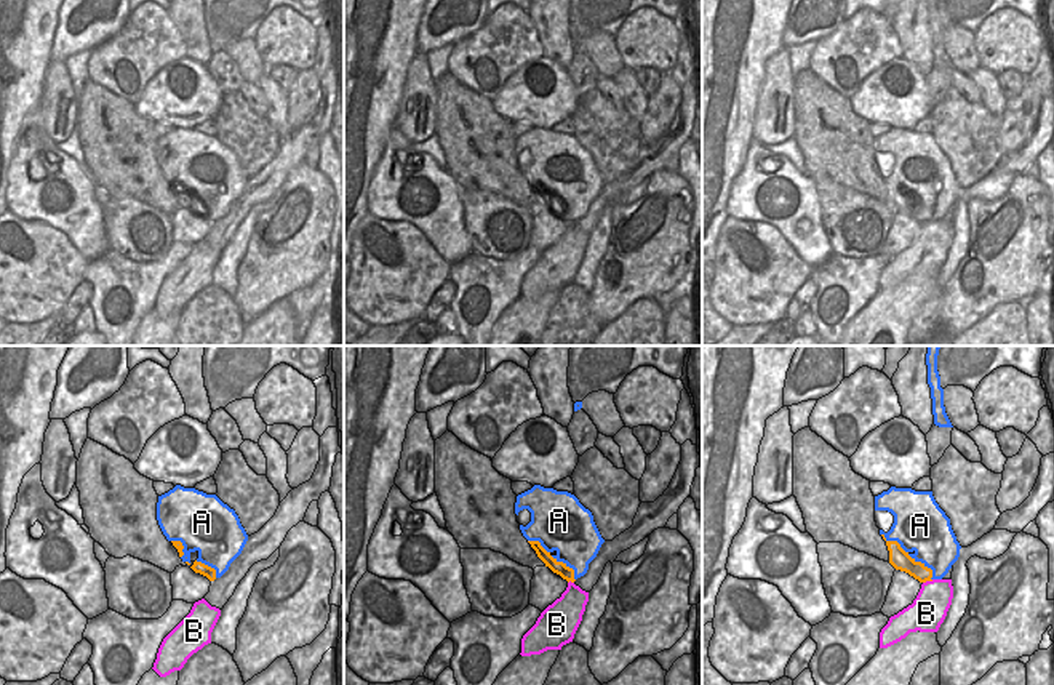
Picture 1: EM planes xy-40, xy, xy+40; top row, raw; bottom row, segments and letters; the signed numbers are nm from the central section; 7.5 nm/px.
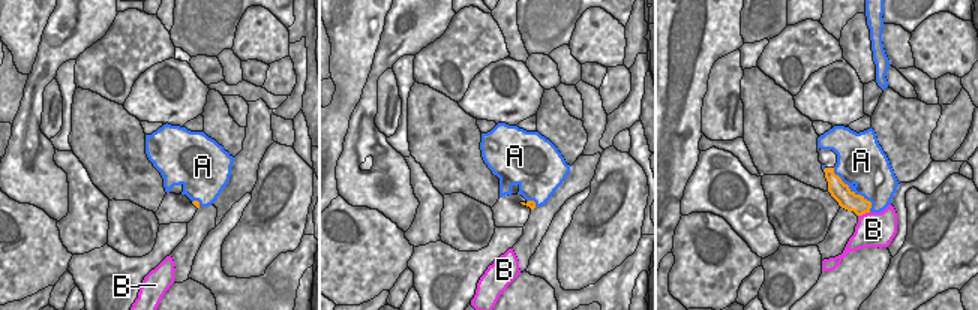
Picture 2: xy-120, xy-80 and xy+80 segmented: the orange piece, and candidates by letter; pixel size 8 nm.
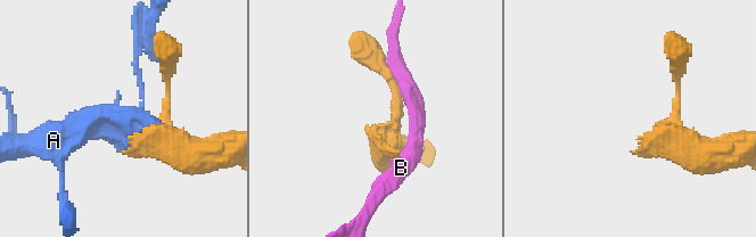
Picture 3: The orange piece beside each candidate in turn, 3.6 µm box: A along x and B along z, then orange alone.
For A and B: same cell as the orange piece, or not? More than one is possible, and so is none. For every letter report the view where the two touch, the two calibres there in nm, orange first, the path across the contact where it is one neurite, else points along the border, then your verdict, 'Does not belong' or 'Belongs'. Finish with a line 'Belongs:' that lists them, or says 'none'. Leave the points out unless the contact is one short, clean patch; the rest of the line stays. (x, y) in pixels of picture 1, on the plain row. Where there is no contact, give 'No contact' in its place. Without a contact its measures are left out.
A: Touches orange in xy+40. Thickness 150 nm (orange) against 380 nm. Belongs
B: Touches orange in xy+40. Thickness 150 nm (orange) against 260 nm. Does not belong
Belongs: A

